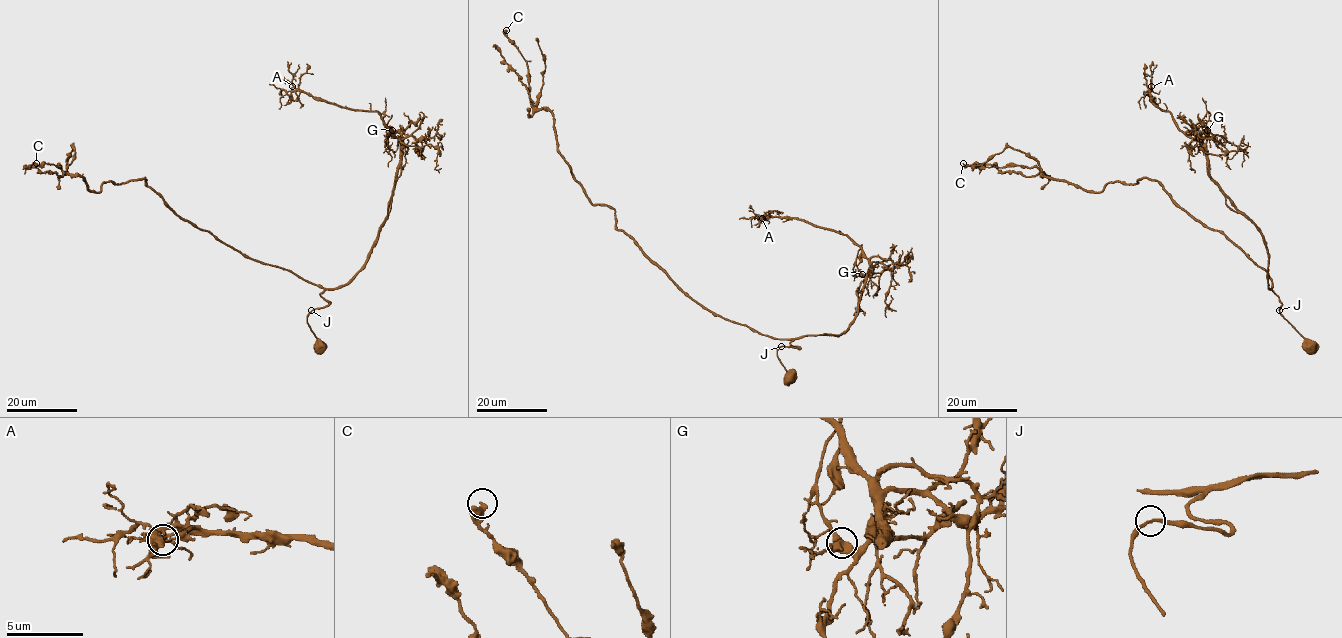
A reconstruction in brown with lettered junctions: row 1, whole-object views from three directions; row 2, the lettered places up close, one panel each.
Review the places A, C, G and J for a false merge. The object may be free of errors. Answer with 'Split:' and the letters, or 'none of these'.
Split: none of these

